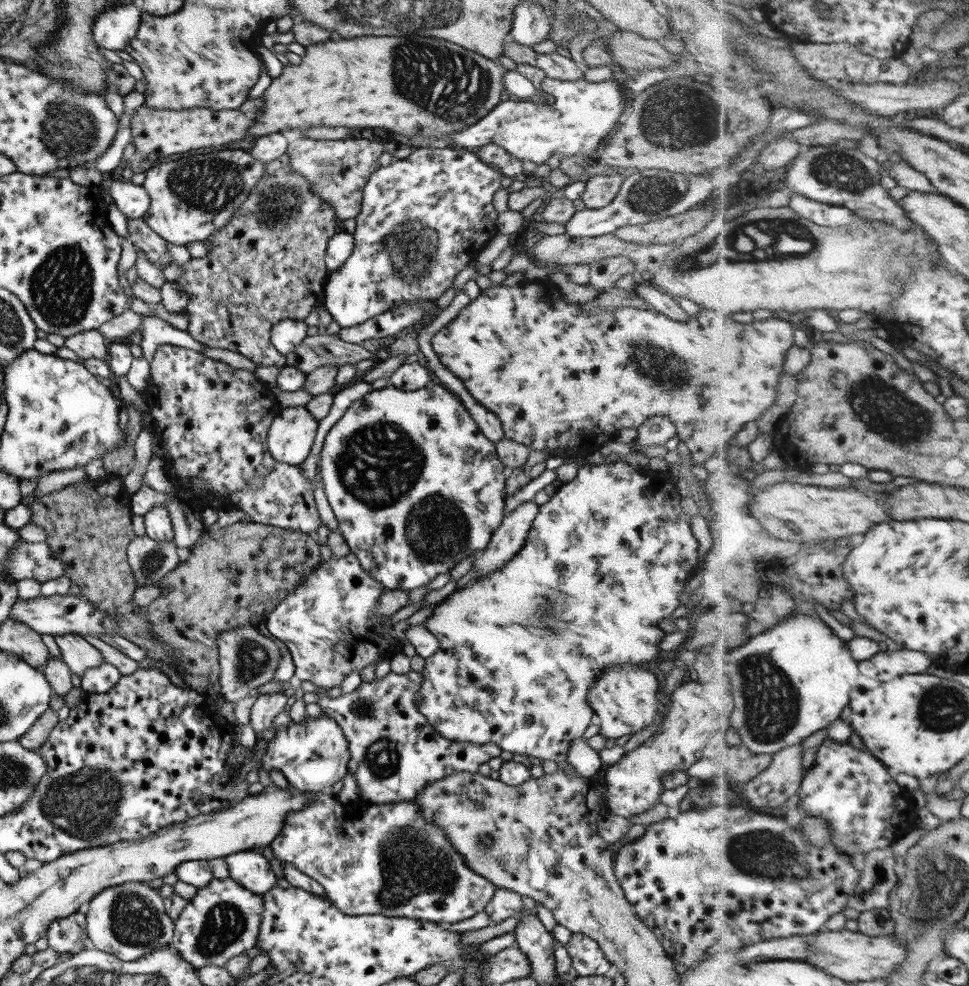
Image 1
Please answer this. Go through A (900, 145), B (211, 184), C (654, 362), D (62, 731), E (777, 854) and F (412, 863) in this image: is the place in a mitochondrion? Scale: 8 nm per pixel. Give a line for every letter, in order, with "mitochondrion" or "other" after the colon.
A: other
B: mitochondrion
C: mitochondrion
D: other
E: mitochondrion
F: mitochondrion

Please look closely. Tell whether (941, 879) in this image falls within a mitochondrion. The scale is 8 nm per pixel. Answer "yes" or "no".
yes

